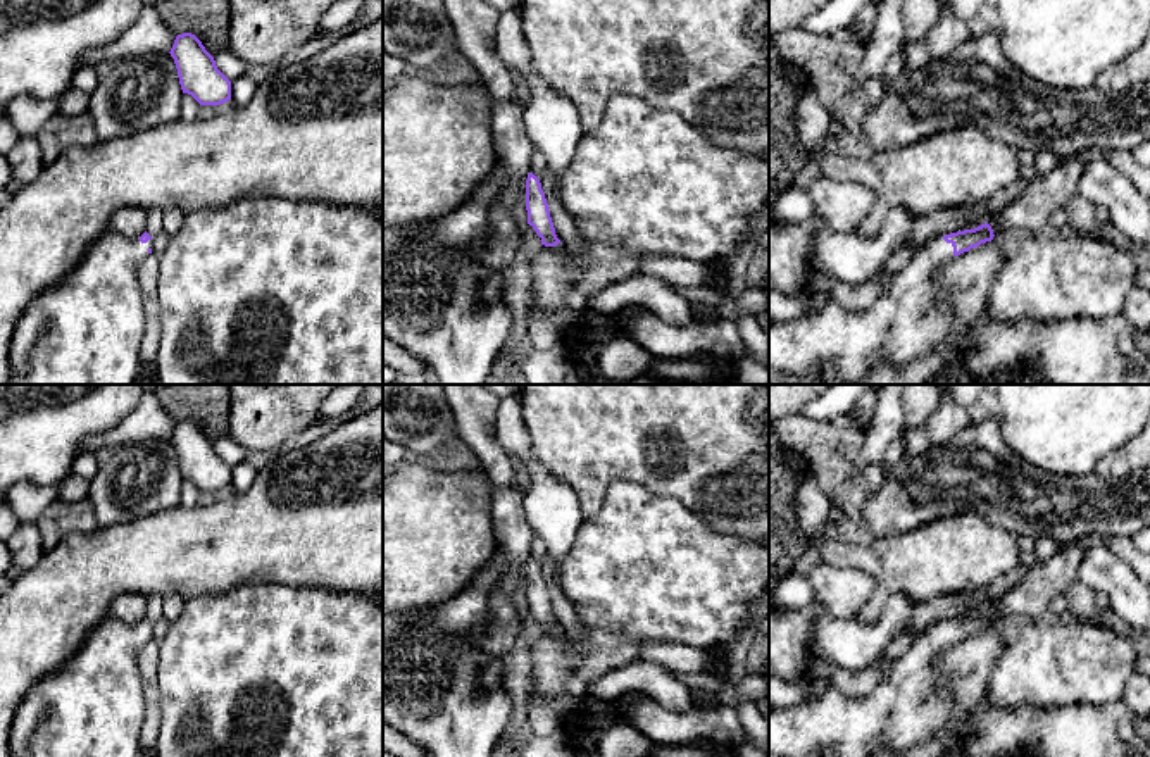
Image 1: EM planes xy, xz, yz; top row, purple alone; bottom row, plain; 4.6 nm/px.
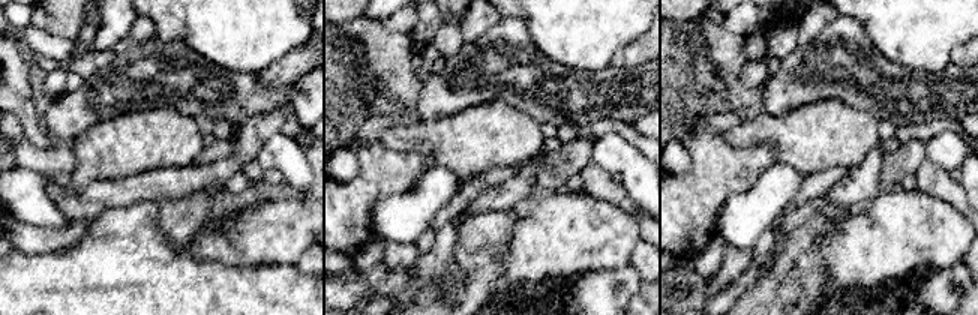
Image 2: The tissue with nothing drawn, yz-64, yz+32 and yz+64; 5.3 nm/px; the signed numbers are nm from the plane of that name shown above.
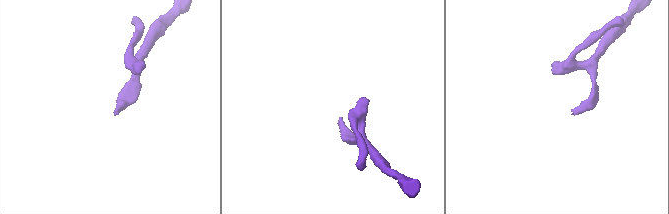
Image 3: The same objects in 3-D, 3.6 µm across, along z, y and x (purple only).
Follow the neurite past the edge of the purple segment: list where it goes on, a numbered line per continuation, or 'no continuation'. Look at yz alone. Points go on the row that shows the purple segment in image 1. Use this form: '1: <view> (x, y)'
1: yz (907, 321)

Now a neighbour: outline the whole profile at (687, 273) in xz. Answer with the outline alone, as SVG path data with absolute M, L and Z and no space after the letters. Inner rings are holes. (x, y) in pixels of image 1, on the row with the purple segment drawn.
M641 255L640 274L655 276L669 285L686 288L724 285L724 274L721 274L714 266L695 262L691 259Z

